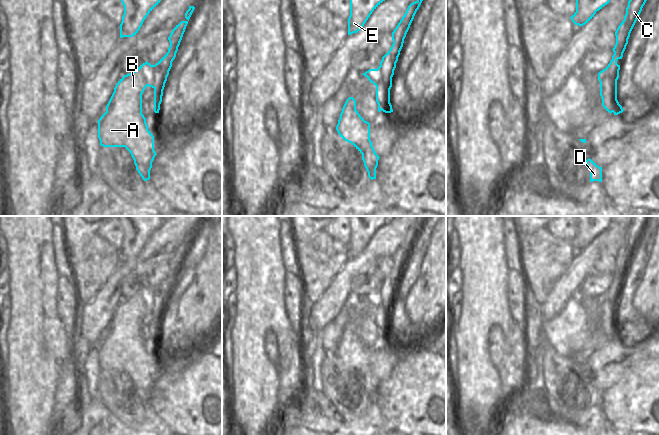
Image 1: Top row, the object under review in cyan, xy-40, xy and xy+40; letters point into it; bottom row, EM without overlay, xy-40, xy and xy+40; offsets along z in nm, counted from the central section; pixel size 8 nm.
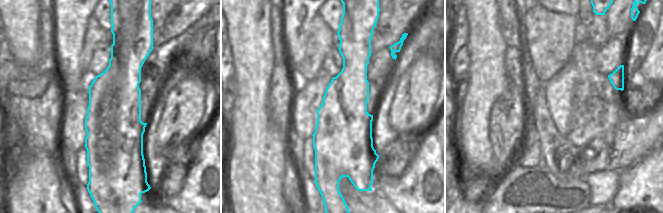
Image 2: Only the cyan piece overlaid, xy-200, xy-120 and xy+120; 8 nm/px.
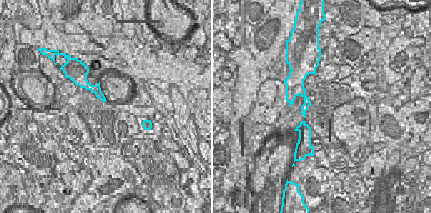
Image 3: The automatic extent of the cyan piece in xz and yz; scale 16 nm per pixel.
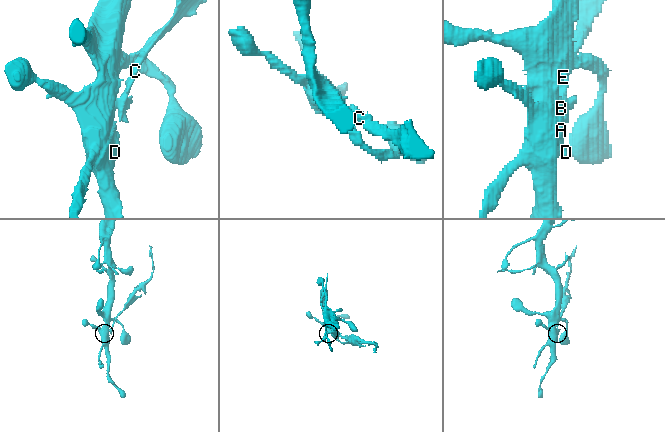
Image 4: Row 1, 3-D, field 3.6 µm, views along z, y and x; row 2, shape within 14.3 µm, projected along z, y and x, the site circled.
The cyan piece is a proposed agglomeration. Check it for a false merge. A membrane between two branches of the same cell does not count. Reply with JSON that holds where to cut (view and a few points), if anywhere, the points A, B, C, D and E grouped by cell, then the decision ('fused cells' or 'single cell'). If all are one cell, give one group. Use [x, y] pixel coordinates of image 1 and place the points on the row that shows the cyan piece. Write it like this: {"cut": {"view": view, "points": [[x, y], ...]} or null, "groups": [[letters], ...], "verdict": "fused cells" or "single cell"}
{"cut": {"view": "xy-40", "points": [[154, 65], [154, 85], [152, 87]]}, "groups": [["A", "B", "D", "E"], ["C"]], "verdict": "fused cells"}

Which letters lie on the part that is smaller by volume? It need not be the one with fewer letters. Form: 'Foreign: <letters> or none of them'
Foreign: C

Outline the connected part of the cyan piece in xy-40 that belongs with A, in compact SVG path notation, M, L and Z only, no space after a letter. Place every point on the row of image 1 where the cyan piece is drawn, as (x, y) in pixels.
M146 61L118 81L106 112L98 120L100 145L125 147L144 181L150 179L152 162L157 155L154 136L142 114L142 94L147 86L154 87L154 65Z

